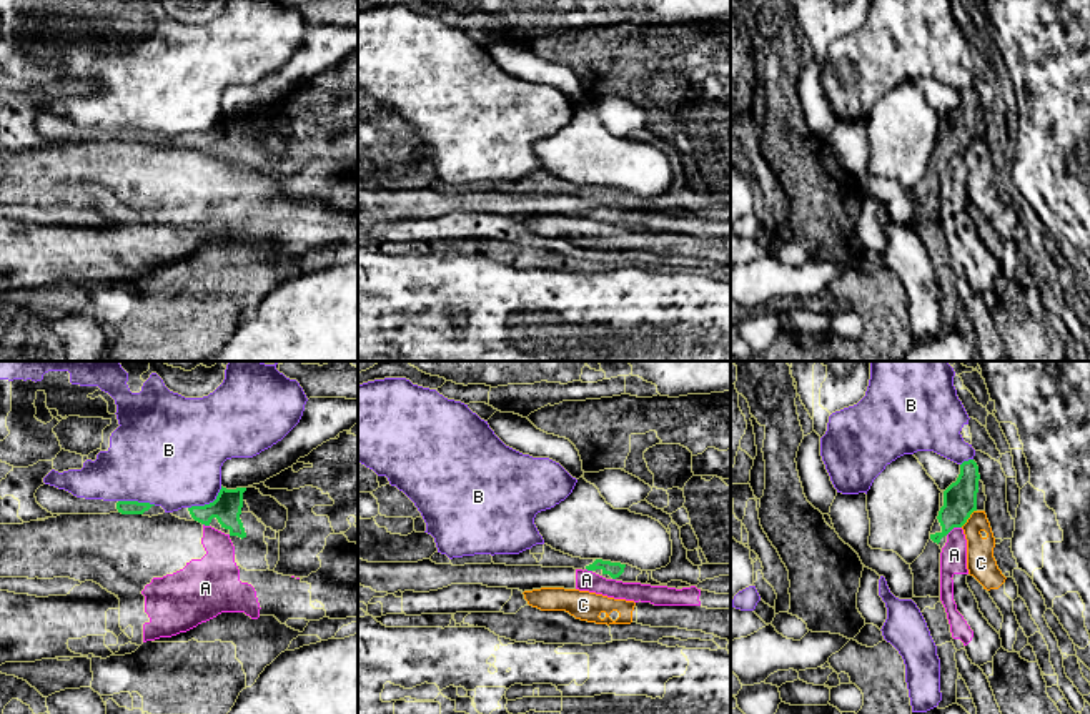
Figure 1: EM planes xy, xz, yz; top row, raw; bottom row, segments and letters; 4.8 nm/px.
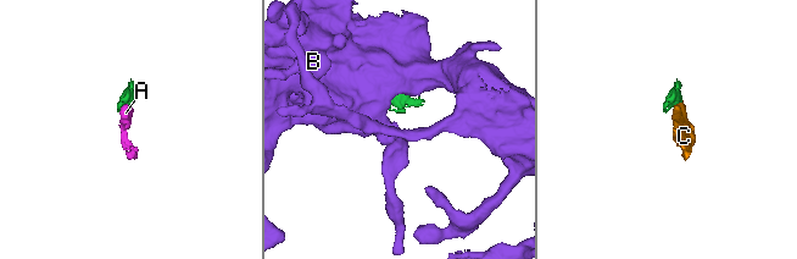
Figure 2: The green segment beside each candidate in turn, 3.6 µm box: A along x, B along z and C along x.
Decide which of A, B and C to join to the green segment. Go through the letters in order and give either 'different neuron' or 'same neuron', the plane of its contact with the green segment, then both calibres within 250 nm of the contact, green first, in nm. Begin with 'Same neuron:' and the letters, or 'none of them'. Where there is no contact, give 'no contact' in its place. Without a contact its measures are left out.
Same neuron: none of them
A: different neuron; meets green in yz; 160 nm thick on the green side, 130 nm on the other
B: different neuron; meets green in xy; 140 nm thick on the green side, 440 nm on the other
C: different neuron; meets green in yz; 160 nm thick on the green side, 140 nm on the other

